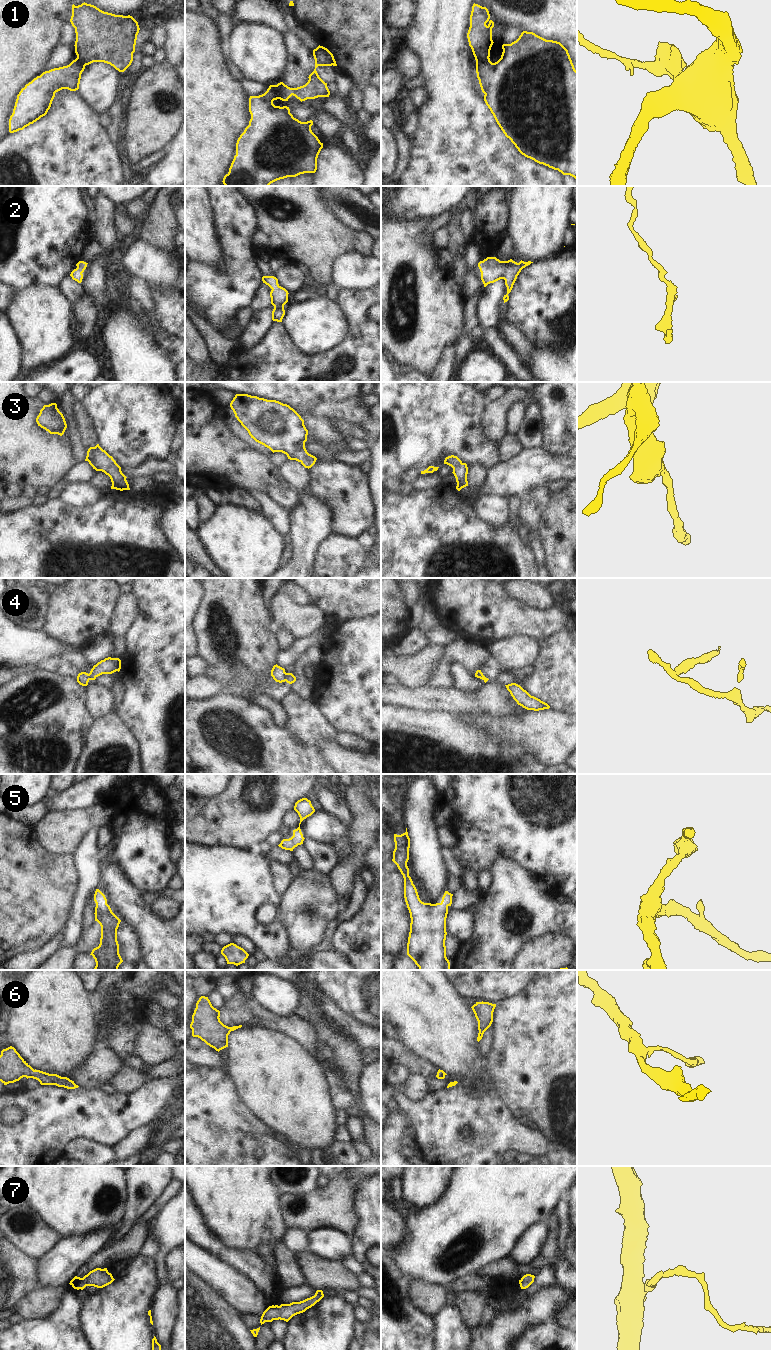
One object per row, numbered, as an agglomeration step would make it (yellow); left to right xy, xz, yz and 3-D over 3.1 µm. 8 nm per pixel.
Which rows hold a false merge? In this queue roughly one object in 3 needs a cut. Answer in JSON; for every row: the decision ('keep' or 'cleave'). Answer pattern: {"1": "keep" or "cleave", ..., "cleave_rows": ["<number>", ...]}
{"1": "cleave", "2": "keep", "3": "keep", "4": "cleave", "5": "keep", "6": "keep", "7": "keep", "cleave_rows": ["1", "4"]}

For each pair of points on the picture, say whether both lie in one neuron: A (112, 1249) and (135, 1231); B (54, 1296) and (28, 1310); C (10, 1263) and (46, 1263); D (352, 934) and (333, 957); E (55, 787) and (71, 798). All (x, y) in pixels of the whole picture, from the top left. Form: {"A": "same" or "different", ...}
{"A": "same", "B": "same", "C": "different", "D": "different", "E": "different"}

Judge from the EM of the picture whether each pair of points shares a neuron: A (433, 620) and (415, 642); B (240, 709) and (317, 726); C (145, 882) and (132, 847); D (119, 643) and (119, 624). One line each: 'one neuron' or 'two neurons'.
A: one neuron
B: one neuron
C: one neuron
D: two neurons

